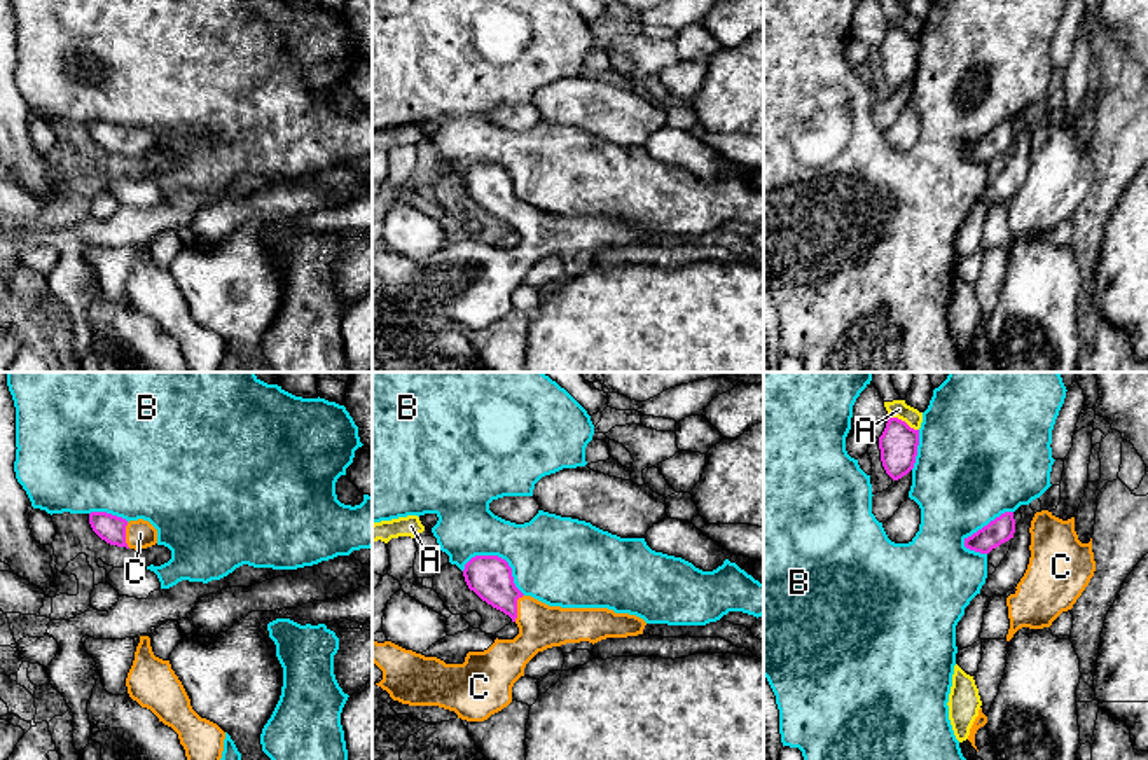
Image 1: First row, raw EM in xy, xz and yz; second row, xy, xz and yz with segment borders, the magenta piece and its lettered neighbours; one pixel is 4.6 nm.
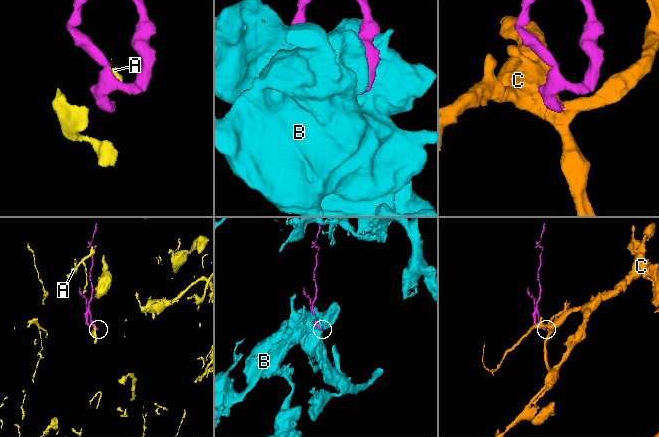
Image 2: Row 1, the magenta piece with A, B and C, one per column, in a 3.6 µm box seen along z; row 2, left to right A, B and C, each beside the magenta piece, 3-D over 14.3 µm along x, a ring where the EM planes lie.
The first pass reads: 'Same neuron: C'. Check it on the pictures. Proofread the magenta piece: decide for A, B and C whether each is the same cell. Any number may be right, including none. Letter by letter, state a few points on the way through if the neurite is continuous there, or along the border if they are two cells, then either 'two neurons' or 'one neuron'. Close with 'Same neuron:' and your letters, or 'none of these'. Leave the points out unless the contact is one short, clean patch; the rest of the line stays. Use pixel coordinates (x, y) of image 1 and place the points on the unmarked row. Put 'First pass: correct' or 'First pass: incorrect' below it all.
A: border along yz (890, 25), (897, 25), (918, 39); two neurons
B: two neurons
C: runs through xz (490, 186), (516, 217), (525, 219), (540, 234); one neuron
Same neuron: C
First pass: correct

